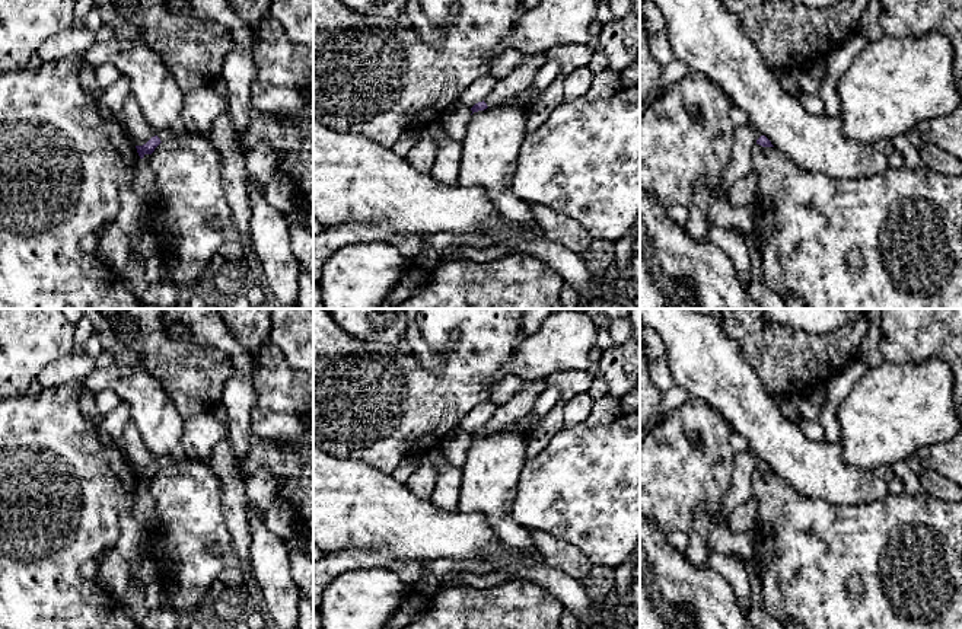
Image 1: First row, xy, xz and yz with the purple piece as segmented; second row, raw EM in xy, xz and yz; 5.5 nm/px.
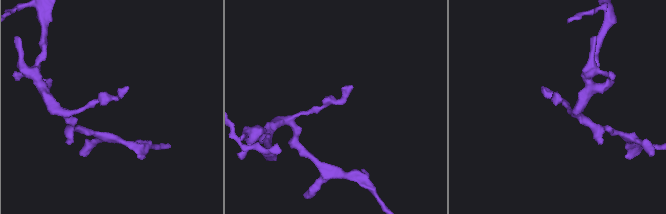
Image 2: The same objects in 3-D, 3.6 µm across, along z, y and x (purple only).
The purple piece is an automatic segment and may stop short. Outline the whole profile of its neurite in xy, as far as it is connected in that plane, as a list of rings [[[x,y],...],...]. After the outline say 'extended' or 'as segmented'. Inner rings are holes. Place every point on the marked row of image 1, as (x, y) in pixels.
[[[171,130],[159,131],[146,144],[136,146],[140,159],[143,159],[146,154],[152,154],[160,143],[165,143],[165,141],[175,138],[175,137],[176,137],[176,134],[173,134]]]; extended

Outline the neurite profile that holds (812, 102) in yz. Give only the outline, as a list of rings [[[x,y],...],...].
[[[799,90],[796,98],[809,114],[813,114],[813,115],[824,114],[825,105],[818,93],[805,93]]]

